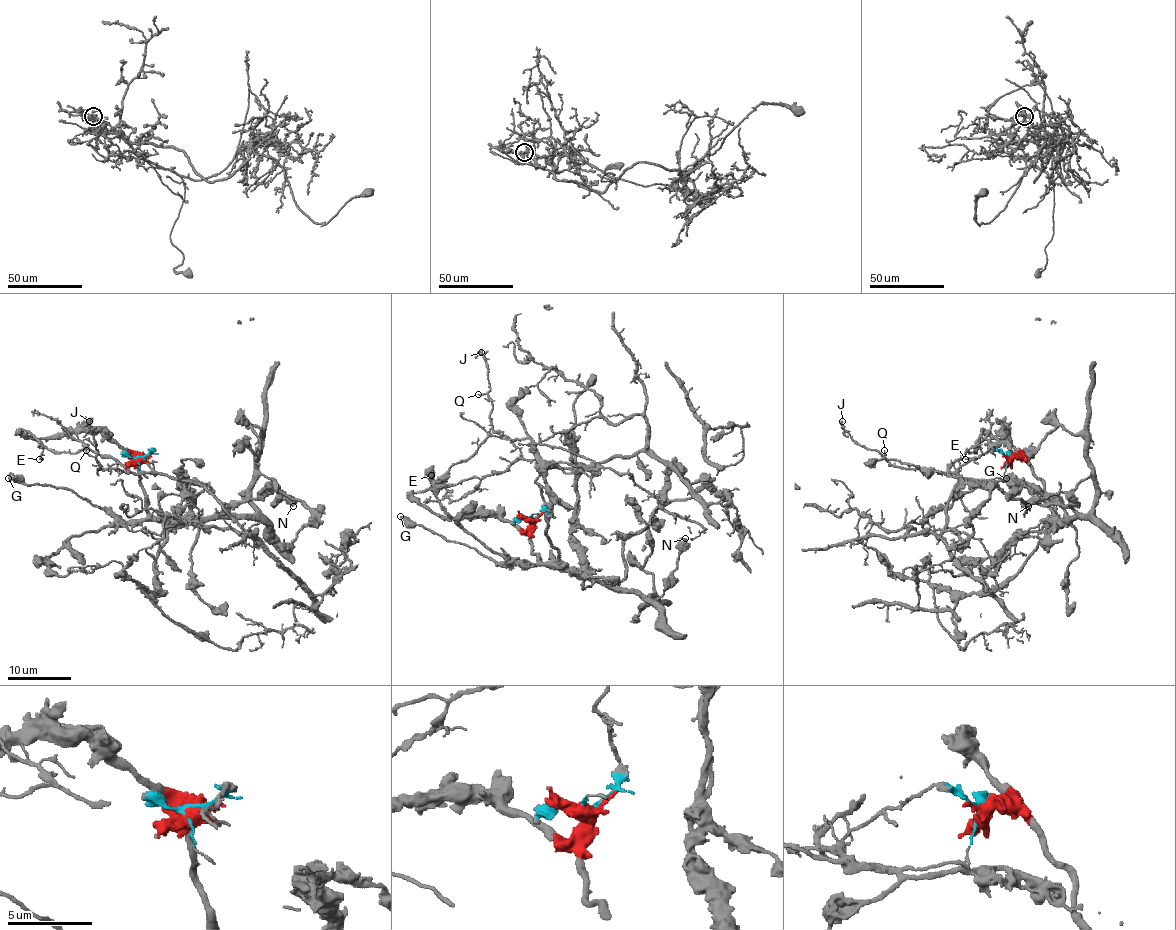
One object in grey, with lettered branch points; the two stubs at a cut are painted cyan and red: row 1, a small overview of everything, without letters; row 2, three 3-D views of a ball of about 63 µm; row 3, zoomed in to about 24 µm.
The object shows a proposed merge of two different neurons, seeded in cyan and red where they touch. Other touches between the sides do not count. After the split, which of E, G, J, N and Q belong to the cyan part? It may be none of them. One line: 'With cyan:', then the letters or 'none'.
With cyan: E, J, Q

